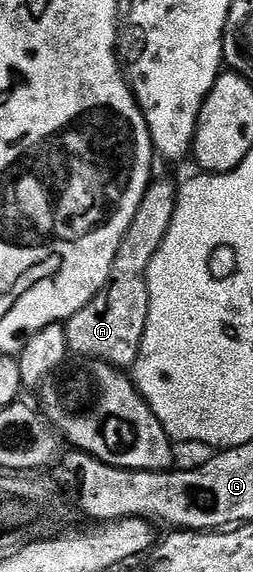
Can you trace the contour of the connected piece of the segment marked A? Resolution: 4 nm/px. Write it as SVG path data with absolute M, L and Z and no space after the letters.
M154 177L145 190L143 200L139 200L139 208L135 212L135 220L127 228L123 240L119 244L119 252L115 252L115 260L111 264L109 279L106 280L104 288L94 296L75 316L71 316L64 323L65 342L70 351L81 360L96 360L105 362L108 366L118 368L132 367L137 360L137 353L143 340L143 332L147 324L147 312L149 311L149 265L163 240L167 236L167 228L173 219L173 212L177 207L178 183L169 178Z

